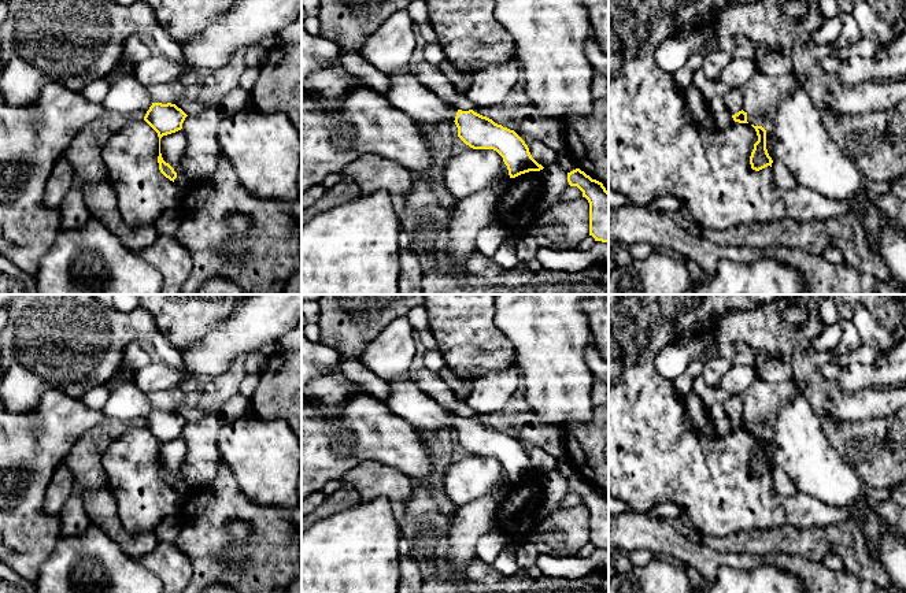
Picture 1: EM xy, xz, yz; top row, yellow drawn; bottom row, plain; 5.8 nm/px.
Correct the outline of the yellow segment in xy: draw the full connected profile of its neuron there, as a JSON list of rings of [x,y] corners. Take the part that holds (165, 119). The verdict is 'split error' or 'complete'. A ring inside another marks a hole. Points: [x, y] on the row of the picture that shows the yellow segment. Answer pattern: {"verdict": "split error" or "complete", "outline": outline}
{"verdict": "split error", "outline": [[[127,64],[127,73],[115,81],[103,100],[104,112],[117,114],[126,119],[144,119],[159,137],[159,170],[174,182],[177,173],[160,153],[160,138],[182,129],[188,116],[175,104],[154,103],[148,89],[136,79],[134,66]]]}

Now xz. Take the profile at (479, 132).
{"verdict": "split error", "outline": [[[397,73],[391,77],[387,97],[400,111],[407,114],[417,125],[450,125],[455,123],[458,127],[458,137],[473,149],[493,149],[507,166],[510,178],[515,178],[529,171],[540,171],[544,167],[539,164],[530,155],[525,141],[514,131],[502,125],[495,123],[492,119],[482,116],[473,110],[462,111],[448,104],[444,99],[422,86],[417,78],[407,73]]]}

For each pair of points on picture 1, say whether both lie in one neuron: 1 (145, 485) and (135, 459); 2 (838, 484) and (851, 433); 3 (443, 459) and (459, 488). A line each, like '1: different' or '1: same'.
1: same
2: different
3: different

